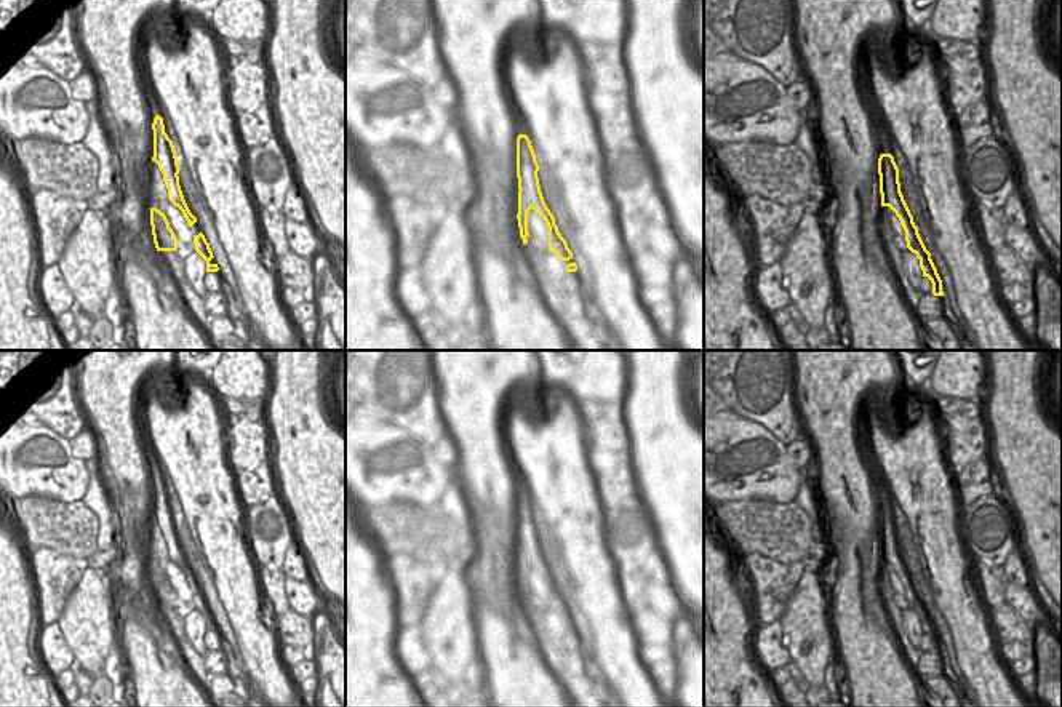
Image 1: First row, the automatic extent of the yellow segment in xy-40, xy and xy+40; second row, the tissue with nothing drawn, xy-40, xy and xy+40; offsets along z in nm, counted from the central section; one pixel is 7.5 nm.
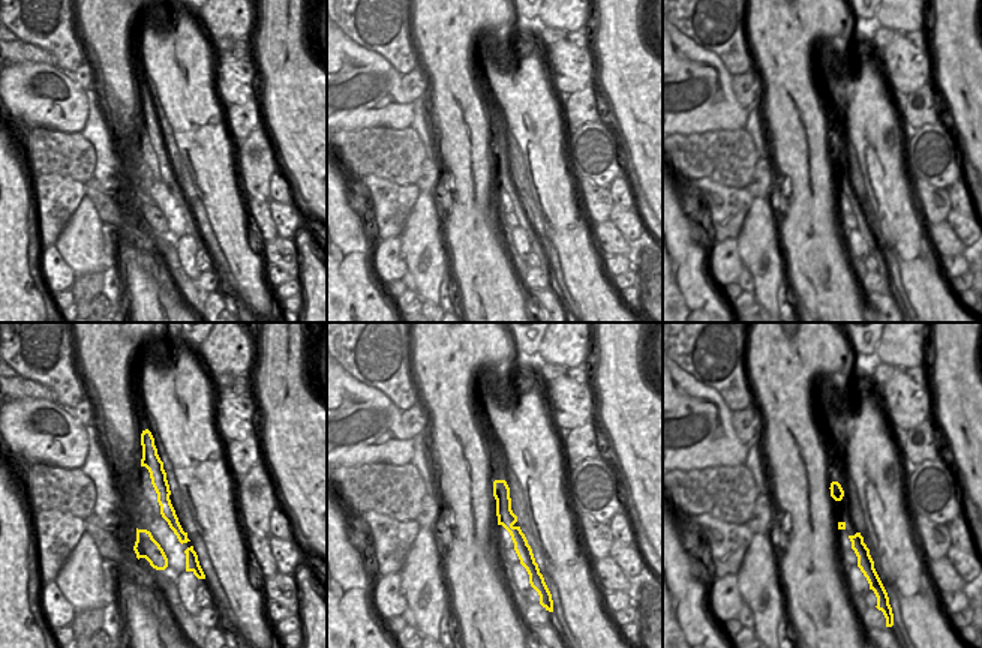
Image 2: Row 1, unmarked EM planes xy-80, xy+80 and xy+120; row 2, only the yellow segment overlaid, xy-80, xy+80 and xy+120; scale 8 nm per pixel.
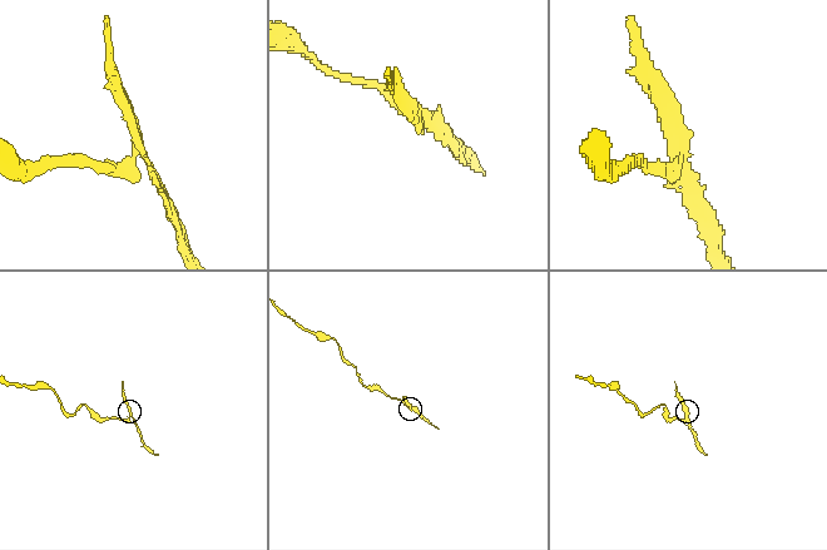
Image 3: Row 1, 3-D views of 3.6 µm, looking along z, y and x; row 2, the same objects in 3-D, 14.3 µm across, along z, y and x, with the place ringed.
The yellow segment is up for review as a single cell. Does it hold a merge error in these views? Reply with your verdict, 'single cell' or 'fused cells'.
fused cells

